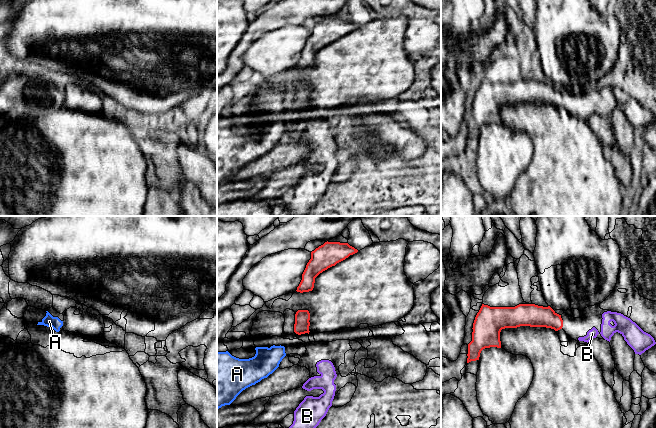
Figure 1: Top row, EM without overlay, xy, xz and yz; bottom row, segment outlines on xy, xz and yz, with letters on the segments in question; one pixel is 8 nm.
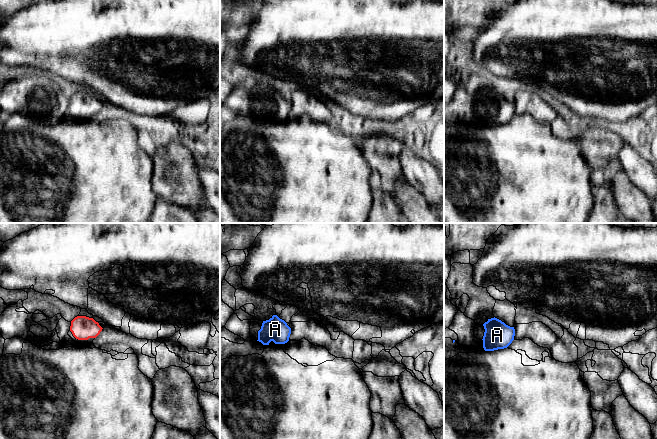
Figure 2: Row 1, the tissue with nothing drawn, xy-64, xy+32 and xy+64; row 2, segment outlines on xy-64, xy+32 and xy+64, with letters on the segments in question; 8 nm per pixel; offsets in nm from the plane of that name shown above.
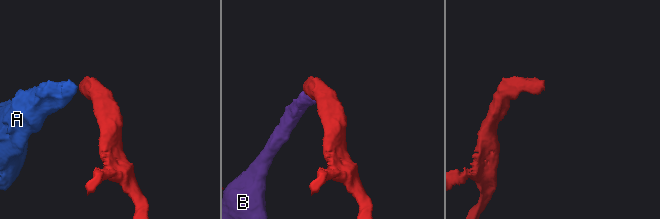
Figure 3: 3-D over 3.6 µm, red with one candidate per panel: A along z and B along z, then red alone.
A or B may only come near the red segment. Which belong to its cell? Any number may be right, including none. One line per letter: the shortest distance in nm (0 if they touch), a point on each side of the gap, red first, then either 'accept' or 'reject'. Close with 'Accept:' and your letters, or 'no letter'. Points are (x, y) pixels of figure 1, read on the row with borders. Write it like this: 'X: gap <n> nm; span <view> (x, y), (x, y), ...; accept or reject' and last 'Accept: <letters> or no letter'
A: gap 150 nm; span xz (296, 333), (283, 346); reject
B: gap 160 nm; span yz (561, 328), (578, 338); accept
Accept: B

